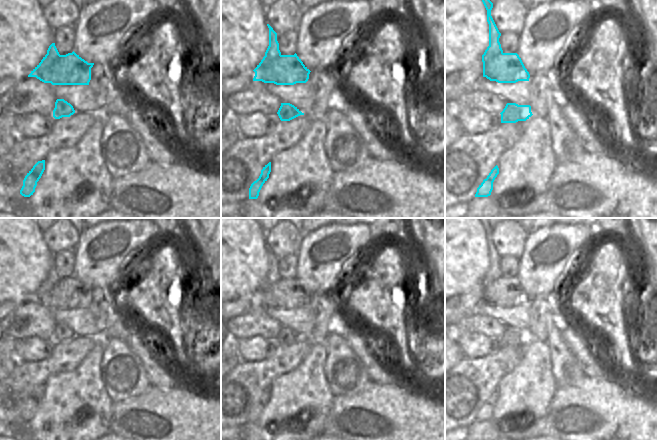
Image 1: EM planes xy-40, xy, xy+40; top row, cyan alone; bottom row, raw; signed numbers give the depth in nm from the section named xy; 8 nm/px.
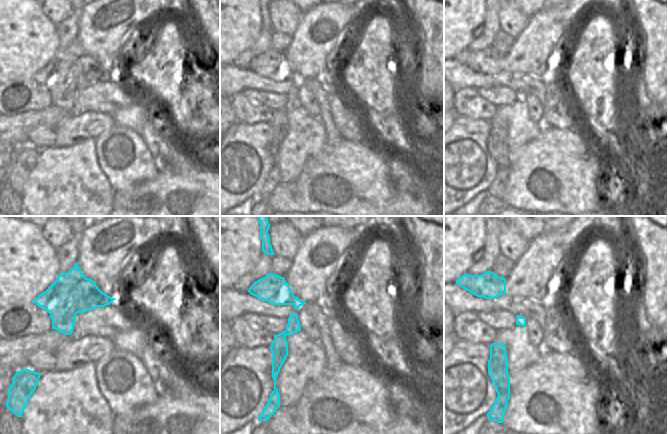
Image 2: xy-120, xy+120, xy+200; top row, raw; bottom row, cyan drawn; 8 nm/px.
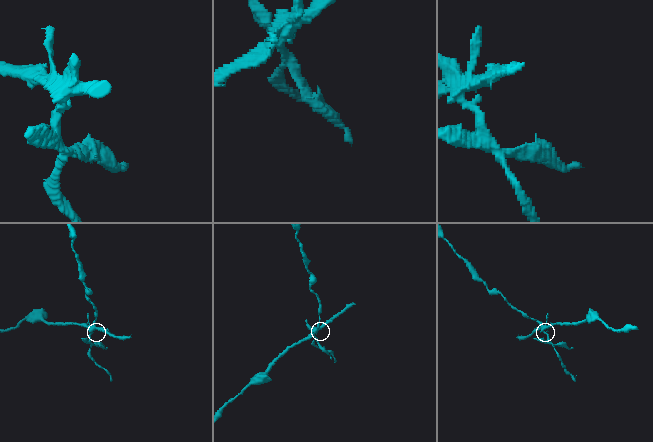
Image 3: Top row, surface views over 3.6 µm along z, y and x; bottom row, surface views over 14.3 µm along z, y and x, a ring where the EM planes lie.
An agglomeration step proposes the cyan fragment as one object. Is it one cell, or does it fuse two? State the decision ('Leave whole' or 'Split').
Split.

